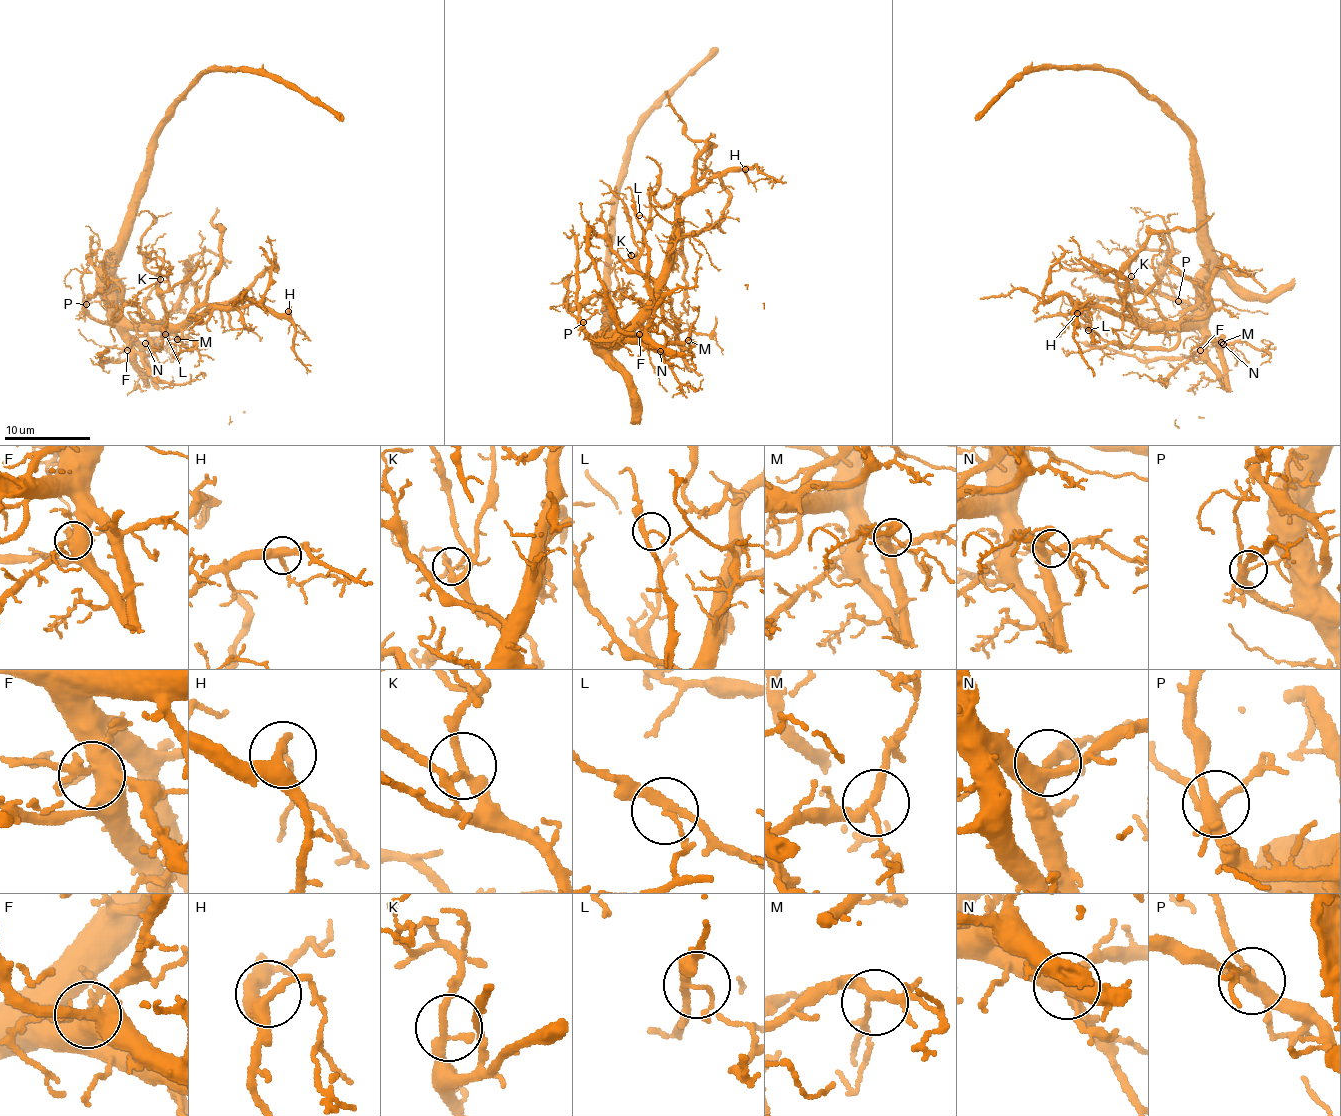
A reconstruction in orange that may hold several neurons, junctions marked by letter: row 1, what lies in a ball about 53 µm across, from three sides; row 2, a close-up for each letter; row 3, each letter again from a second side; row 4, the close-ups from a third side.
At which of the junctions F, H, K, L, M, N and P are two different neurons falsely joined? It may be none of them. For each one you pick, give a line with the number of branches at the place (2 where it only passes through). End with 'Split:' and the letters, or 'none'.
Split: none

